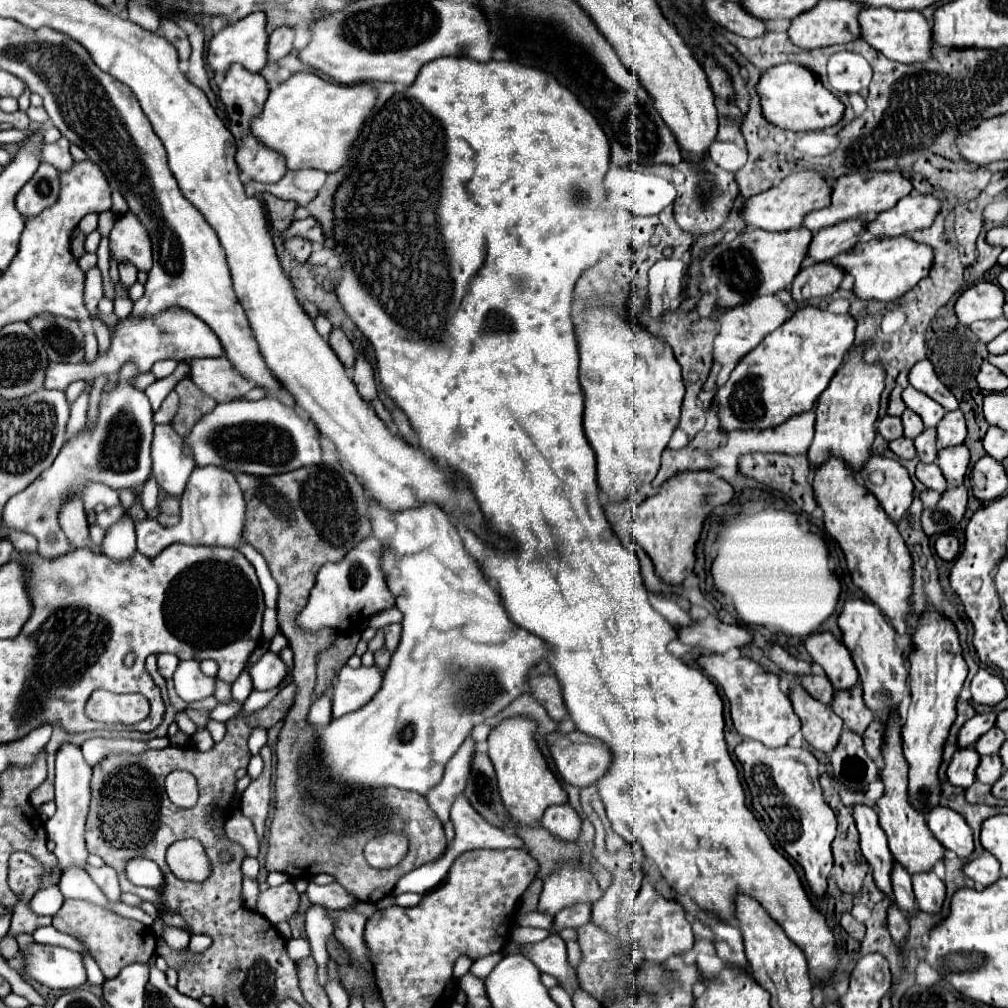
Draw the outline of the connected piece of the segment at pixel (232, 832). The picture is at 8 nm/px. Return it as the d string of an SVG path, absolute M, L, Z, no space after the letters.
M241 814L231 816L231 818L225 822L225 830L227 830L229 838L231 838L233 842L239 842L249 856L257 856L257 852L259 852L259 840L257 840L253 822L251 822L249 818L245 818L245 816L241 816Z

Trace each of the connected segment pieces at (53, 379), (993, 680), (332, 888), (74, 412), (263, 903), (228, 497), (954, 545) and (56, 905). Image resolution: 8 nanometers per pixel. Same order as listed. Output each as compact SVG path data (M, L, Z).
M171 308L155 318L127 318L123 320L111 338L111 348L107 354L99 354L97 360L93 364L55 364L49 362L47 372L45 372L45 388L55 388L55 390L65 390L73 380L93 380L99 374L117 374L119 368L125 362L135 362L139 366L139 372L149 372L149 368L163 358L171 358L171 360L189 360L189 358L225 358L223 352L223 344L219 344L215 332L211 332L211 328L207 324L203 324L203 320L199 320L197 316L193 316L191 312L179 310L179 308Z
M983 668L971 680L971 694L973 694L973 702L987 704L987 706L1001 702L1007 696L1003 680Z
M311 879L308 880L307 896L313 904L321 904L325 908L335 910L347 910L353 904L345 904L345 888L339 884L316 885Z
M89 388L85 392L81 392L81 396L71 404L71 418L69 418L69 424L67 424L67 438L75 436L85 420L87 420L87 406L89 406Z
M291 881L268 888L259 894L257 900L257 912L275 926L279 922L289 922L297 914L297 908L299 908L299 894Z
M215 466L195 468L191 478L181 494L181 520L175 526L161 526L153 518L133 520L137 532L137 550L145 556L157 556L169 544L199 544L199 546L227 546L239 548L243 544L243 528L245 528L245 500L243 492L231 476L231 472L223 472Z
M943 534L935 540L935 552L943 560L955 560L959 554L959 540L951 534Z
M51 886L47 890L39 890L31 898L31 910L39 916L51 916L55 914L63 904L63 894L59 892L57 886Z

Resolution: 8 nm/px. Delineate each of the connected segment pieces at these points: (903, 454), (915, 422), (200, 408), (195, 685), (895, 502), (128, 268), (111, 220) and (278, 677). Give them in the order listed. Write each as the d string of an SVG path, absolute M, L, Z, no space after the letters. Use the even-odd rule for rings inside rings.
M897 438L897 440L889 442L889 448L891 448L899 458L905 458L905 460L911 460L911 458L917 456L915 446L913 446L913 440L907 440L907 438Z
M905 410L901 420L903 420L903 430L905 430L907 438L919 436L919 432L923 432L923 428L925 428L923 420L919 420L919 416L915 416L915 412L911 412L911 410Z
M183 378L177 386L175 386L177 394L179 394L179 410L171 422L171 426L175 428L175 432L179 436L185 436L191 426L207 412L211 412L215 408L215 400L211 400L211 396L207 396L203 390L199 390L189 378Z
M197 660L179 662L173 682L175 682L177 694L185 702L195 702L195 700L201 700L201 698L213 694L213 678L209 678L201 672Z
M871 454L871 460L867 460L867 468L863 468L859 476L863 478L869 492L879 500L889 518L899 522L913 500L913 482L907 470L891 458ZM875 472L881 474L879 480L871 478Z
M119 262L119 276L121 276L121 284L129 288L137 282L137 268L127 262Z
M103 212L103 214L99 214L99 232L101 232L101 236L109 236L109 232L111 232L111 228L115 226L115 220L117 220L117 214L113 214L113 212Z
M267 650L259 658L259 662L251 668L253 686L255 686L255 690L271 690L287 676L287 672L289 672L289 668L281 660L281 656L273 654L271 650Z

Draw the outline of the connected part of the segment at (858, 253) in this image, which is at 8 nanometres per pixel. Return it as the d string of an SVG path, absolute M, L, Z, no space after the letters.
M871 236L871 238L863 238L847 254L835 256L831 262L855 276L853 292L859 298L863 298L863 300L877 298L881 302L895 302L905 292L909 292L919 280L929 276L933 256L935 254L931 252L931 246L919 244L919 242L911 240L909 236L895 236L895 238L883 238L883 240L875 240Z

